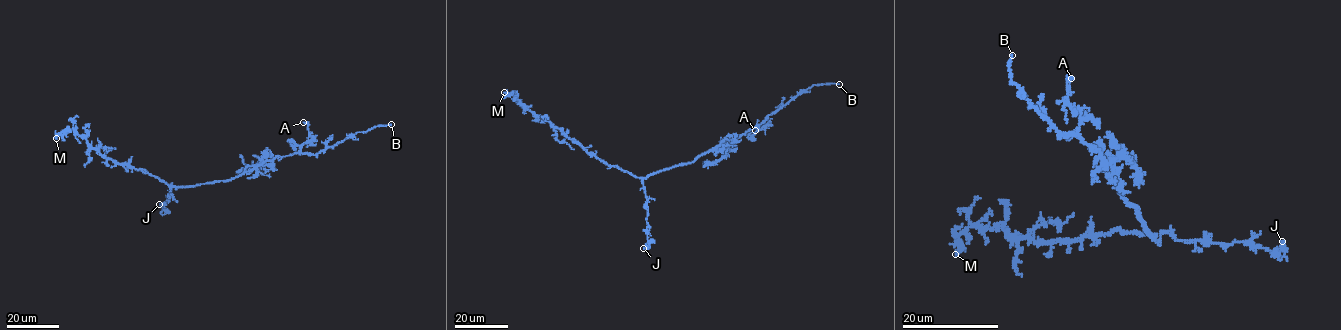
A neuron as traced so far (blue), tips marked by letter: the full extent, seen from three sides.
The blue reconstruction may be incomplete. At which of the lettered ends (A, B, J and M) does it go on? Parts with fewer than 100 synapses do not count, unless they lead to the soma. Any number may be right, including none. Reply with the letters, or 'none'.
B

